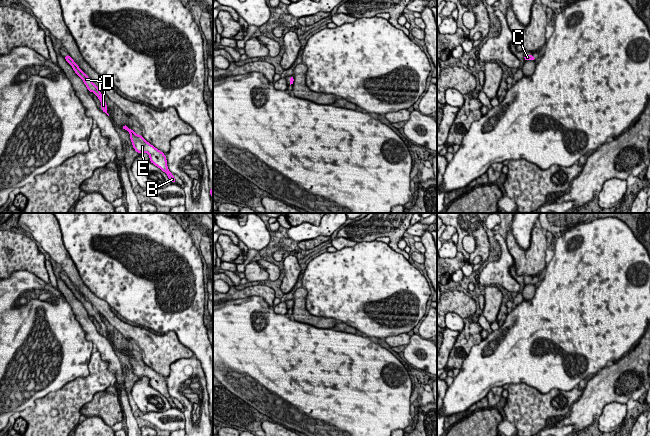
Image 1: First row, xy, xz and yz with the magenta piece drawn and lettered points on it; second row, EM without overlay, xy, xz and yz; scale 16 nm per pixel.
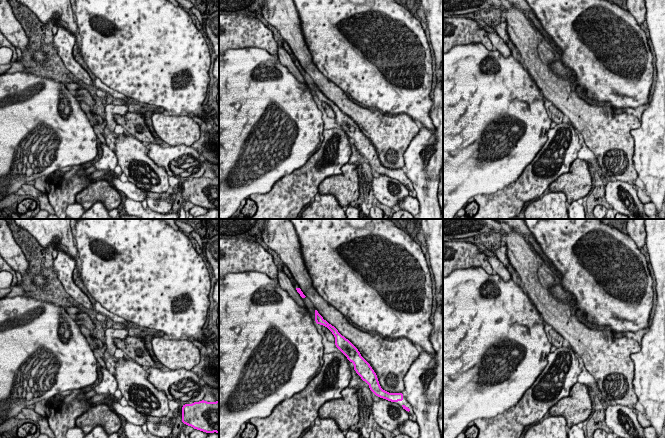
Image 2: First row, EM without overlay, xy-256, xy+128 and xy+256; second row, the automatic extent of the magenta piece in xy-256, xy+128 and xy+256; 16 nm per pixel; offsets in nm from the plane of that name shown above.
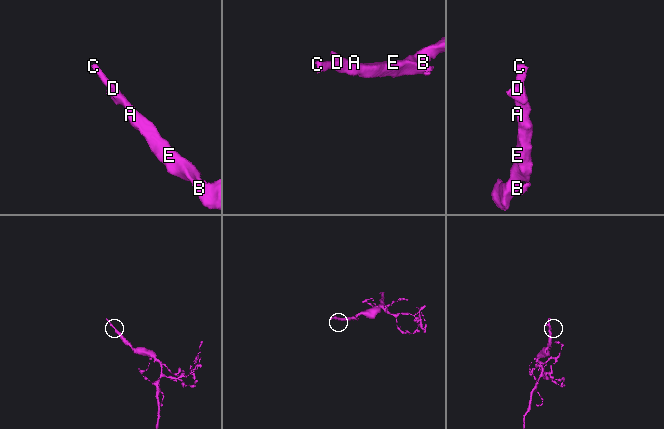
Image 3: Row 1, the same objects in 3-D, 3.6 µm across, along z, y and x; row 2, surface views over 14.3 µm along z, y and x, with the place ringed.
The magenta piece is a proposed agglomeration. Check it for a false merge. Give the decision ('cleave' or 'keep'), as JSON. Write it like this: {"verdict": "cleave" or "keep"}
{"verdict": "keep"}

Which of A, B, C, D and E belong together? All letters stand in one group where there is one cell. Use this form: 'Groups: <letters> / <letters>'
Groups: A B C D E

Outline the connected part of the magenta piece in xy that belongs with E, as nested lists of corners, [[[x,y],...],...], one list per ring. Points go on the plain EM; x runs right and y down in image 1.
[[[126,349],[123,350],[124,354],[127,354],[130,358],[130,363],[134,374],[138,377],[148,377],[150,386],[165,396],[172,407],[176,407],[176,403],[169,395],[167,390],[167,383],[165,378],[147,366],[142,359],[137,359],[132,353],[129,353]]]

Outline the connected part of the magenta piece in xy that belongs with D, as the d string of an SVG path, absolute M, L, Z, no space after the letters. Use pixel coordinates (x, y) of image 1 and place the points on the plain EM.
M66 279L66 280L64 280L64 282L72 290L73 294L75 295L75 297L83 304L83 306L86 309L88 315L89 316L93 316L98 321L98 323L101 326L101 333L102 333L102 335L109 340L109 338L107 337L108 332L107 332L106 326L105 326L104 322L102 321L102 318L101 318L101 315L99 314L99 312L79 292L79 290L74 286L74 284L71 282L70 279Z

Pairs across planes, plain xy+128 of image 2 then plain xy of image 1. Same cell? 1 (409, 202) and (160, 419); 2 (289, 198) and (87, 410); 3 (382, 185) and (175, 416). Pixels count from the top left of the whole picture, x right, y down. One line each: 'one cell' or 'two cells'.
1: one cell
2: two cells
3: two cells

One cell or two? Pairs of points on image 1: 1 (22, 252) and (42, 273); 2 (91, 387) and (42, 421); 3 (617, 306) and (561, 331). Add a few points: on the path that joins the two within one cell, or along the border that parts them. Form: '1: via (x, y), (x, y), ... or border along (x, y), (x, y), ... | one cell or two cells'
1: via (27, 257), (38, 268) | one cell
2: via (79, 392), (54, 415) | one cell
3: via (603, 310), (589, 310), (575, 324) | one cell

